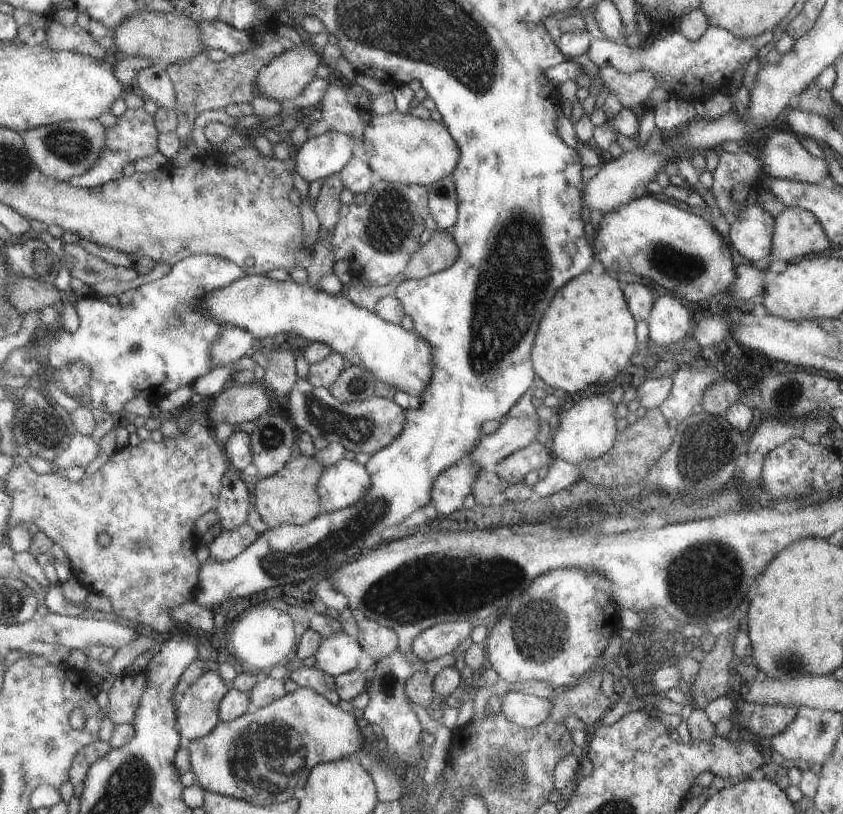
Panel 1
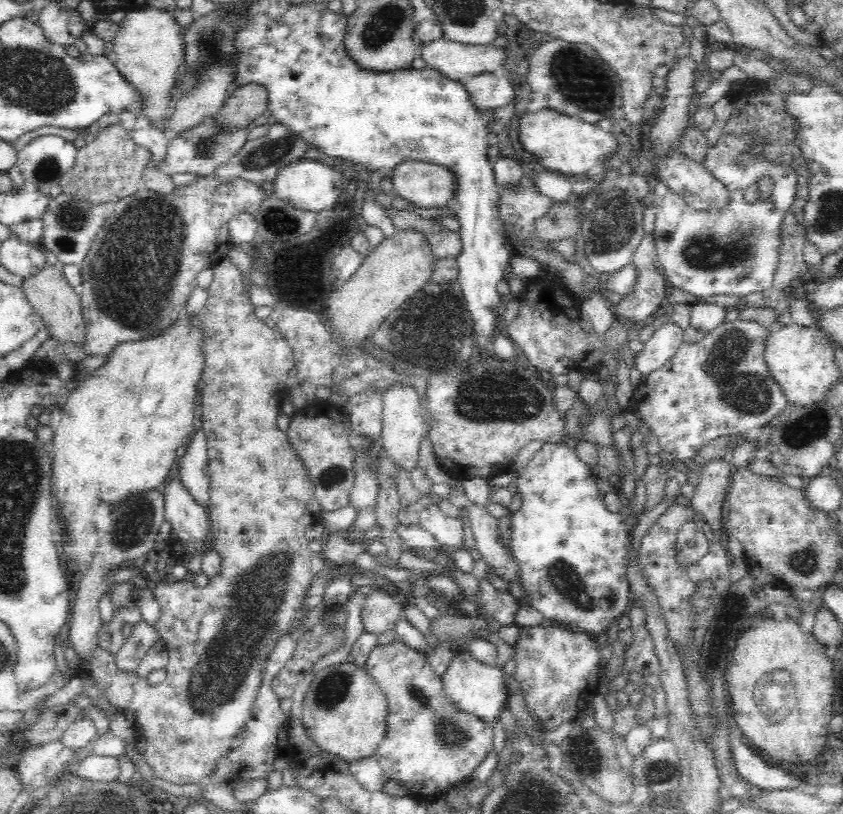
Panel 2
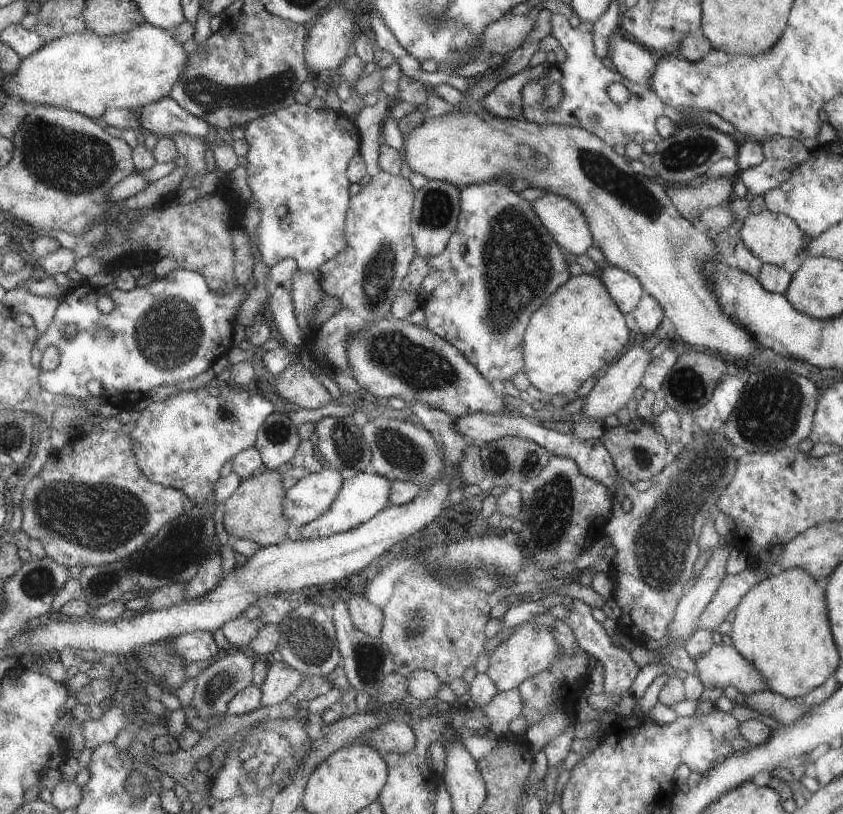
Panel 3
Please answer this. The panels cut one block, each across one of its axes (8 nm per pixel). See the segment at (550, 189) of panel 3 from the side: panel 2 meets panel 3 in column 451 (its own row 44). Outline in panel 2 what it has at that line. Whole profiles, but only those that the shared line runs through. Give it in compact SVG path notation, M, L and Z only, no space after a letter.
M146 6L123 14L124 26L111 41L116 54L115 69L121 79L138 97L137 116L144 118L150 128L166 131L174 109L177 76L183 63L183 28L172 14Z

